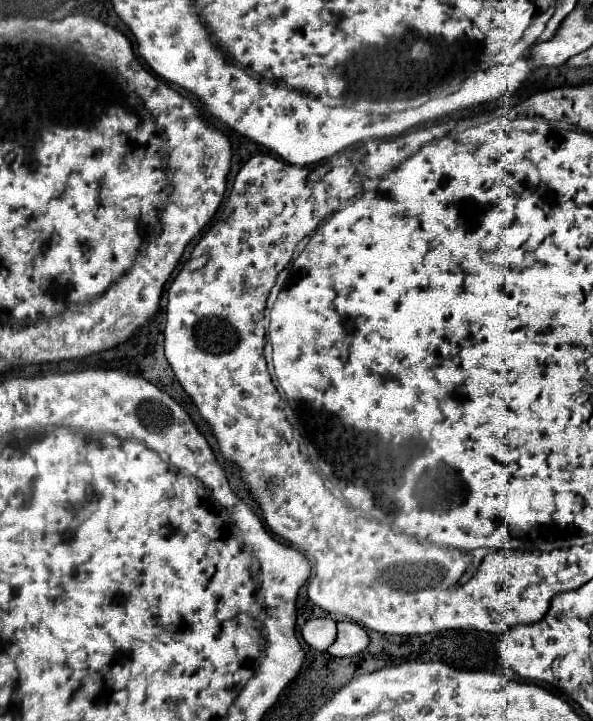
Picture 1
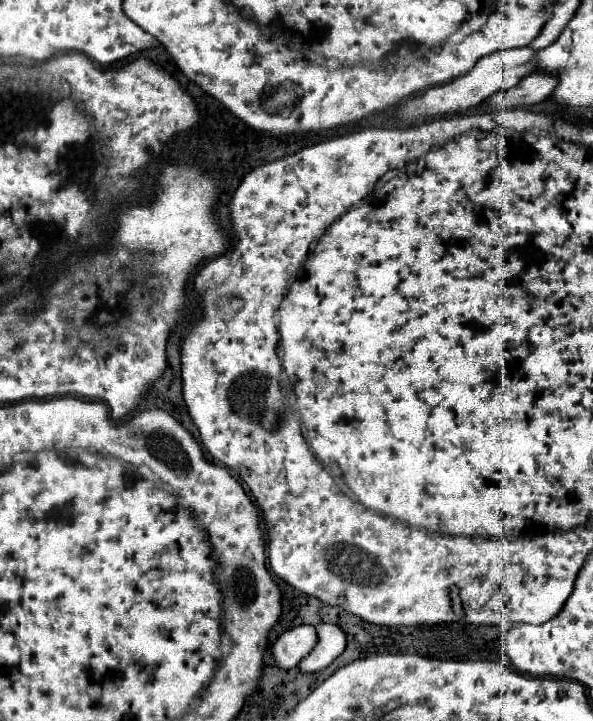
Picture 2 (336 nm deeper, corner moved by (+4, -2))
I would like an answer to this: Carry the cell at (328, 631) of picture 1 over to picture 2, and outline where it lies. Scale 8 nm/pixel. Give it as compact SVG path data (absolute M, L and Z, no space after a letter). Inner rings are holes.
M294 626L290 630L284 630L274 642L272 642L272 656L278 668L290 670L300 664L308 652L312 652L318 636L314 632L314 626Z

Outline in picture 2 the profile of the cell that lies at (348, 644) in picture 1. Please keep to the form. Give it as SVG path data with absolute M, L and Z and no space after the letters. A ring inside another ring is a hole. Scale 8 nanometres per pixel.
M316 624L316 648L298 664L300 672L320 672L338 658L346 648L346 636L336 624Z

